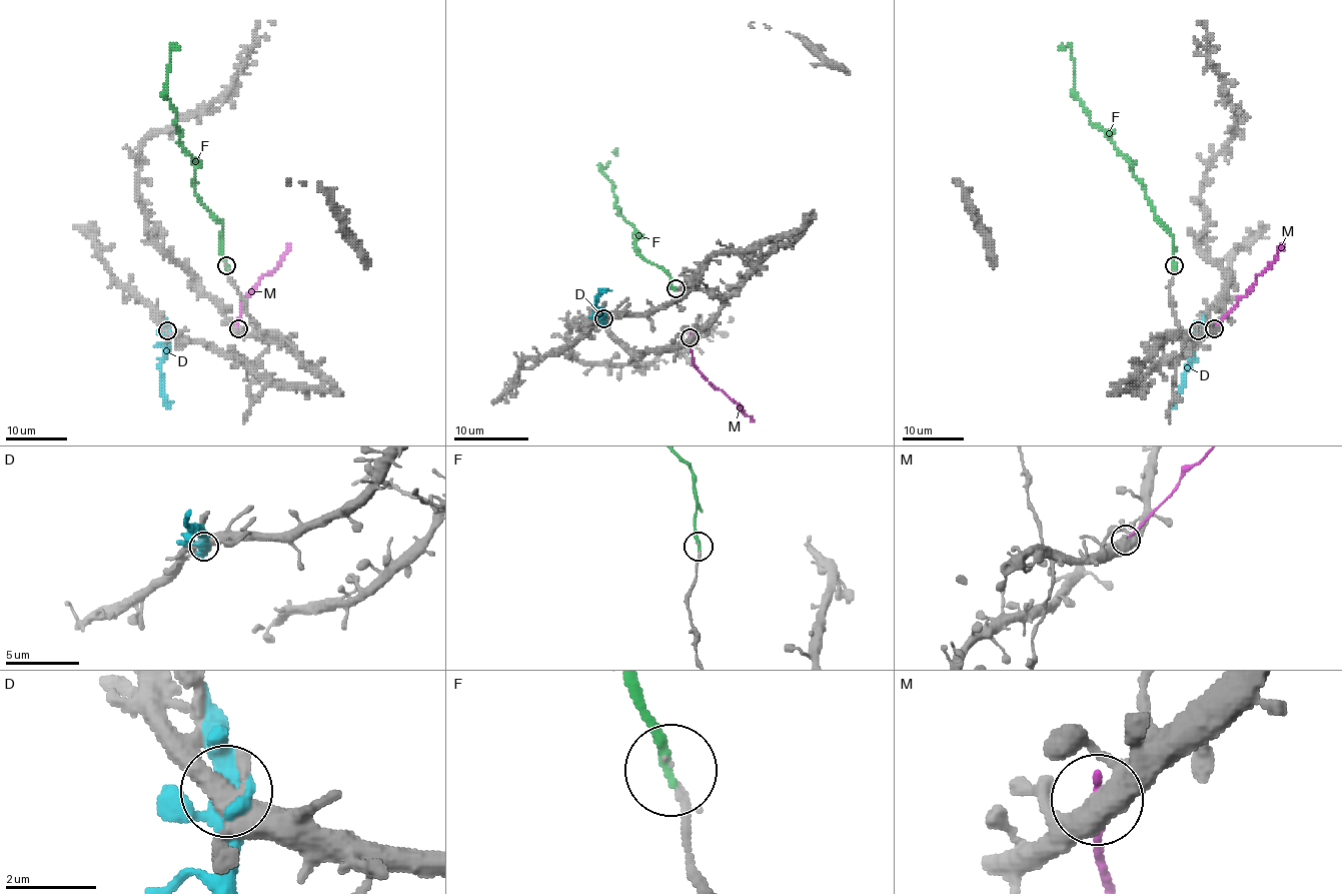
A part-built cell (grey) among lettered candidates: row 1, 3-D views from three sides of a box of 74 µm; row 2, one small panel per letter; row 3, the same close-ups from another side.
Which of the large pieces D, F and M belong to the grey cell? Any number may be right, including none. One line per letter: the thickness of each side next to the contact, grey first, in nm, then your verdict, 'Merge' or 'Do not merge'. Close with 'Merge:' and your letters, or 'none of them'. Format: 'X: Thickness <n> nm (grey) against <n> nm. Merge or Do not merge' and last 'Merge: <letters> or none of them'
D: Thickness 400 nm (grey) against 400 nm. Do not merge
F: Thickness 90 nm (grey) against 240 nm. Merge
M: Thickness 460 nm (grey) against 200 nm. Do not merge
Merge: F

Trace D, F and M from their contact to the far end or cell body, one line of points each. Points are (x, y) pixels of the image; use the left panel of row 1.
D: (167, 331), (161, 366), (161, 391), (169, 406)
F: (226, 264), (221, 224), (193, 190), (198, 162), (183, 147), (175, 111), (166, 96), (170, 47), (178, 48)
M: (238, 328), (240, 303), (260, 278), (277, 266), (289, 244)

